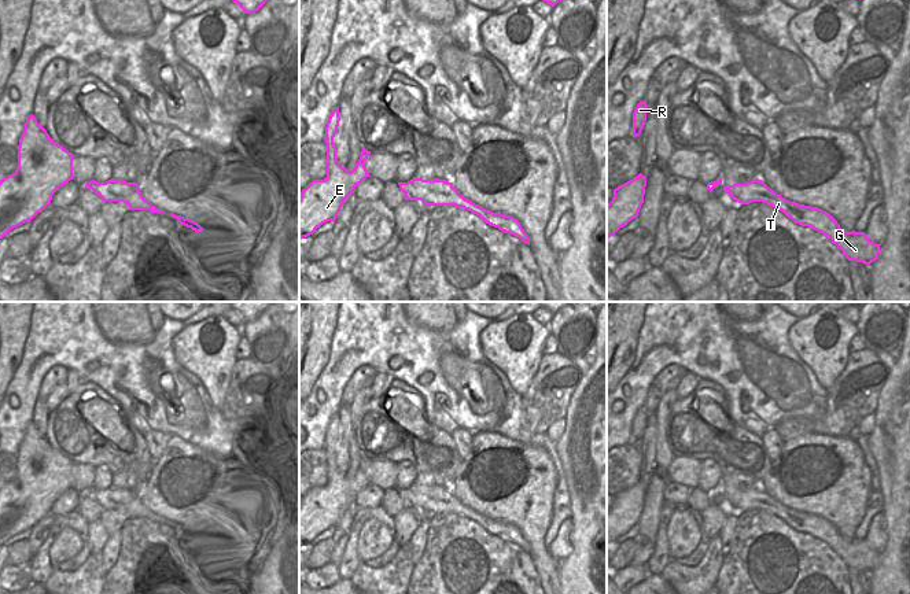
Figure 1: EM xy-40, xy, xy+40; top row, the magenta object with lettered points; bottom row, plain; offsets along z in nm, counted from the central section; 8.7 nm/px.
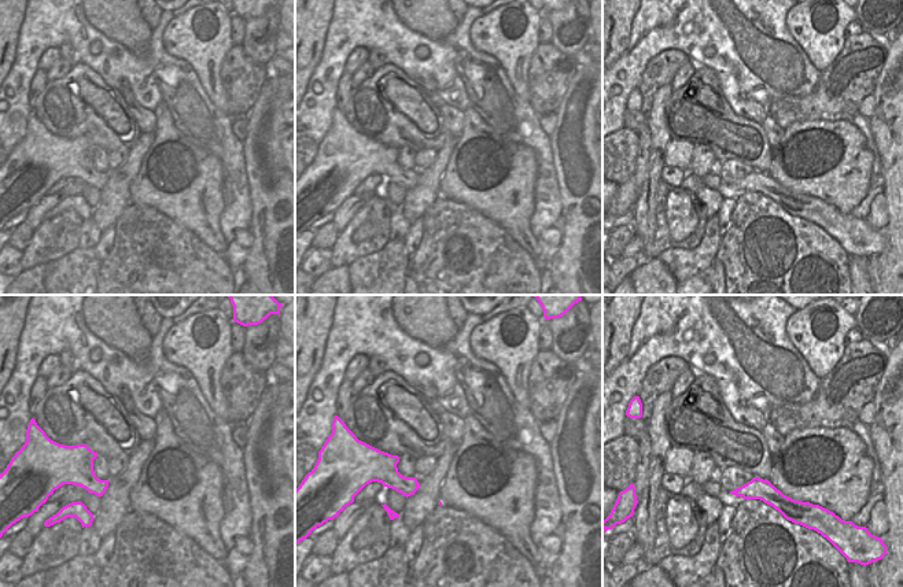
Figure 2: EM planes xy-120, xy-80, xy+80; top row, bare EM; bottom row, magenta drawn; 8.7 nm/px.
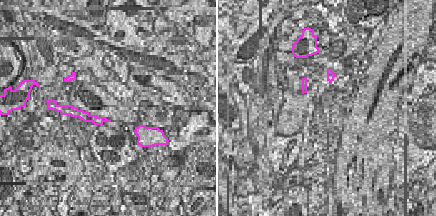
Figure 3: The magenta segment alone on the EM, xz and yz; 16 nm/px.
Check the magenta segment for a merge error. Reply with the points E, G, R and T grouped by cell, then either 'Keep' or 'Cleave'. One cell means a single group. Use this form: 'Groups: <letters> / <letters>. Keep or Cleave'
Groups: E G R T. Keep

